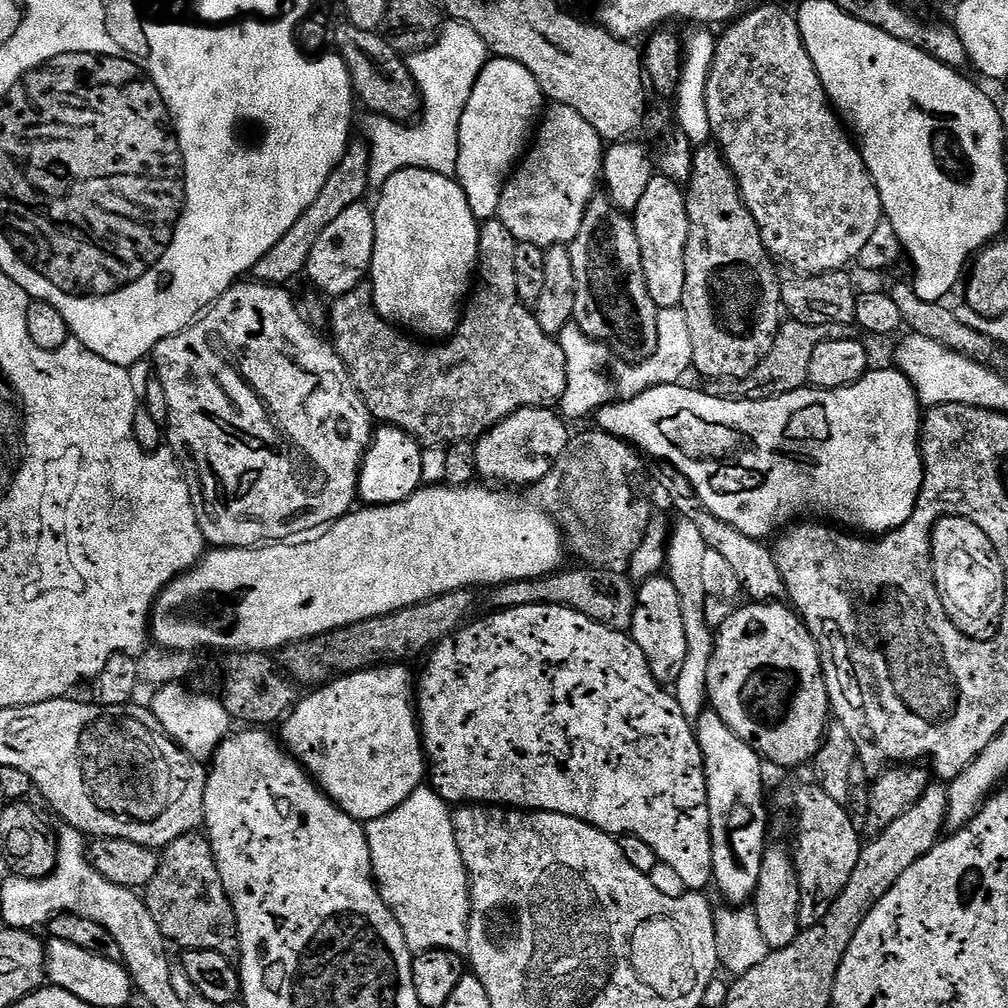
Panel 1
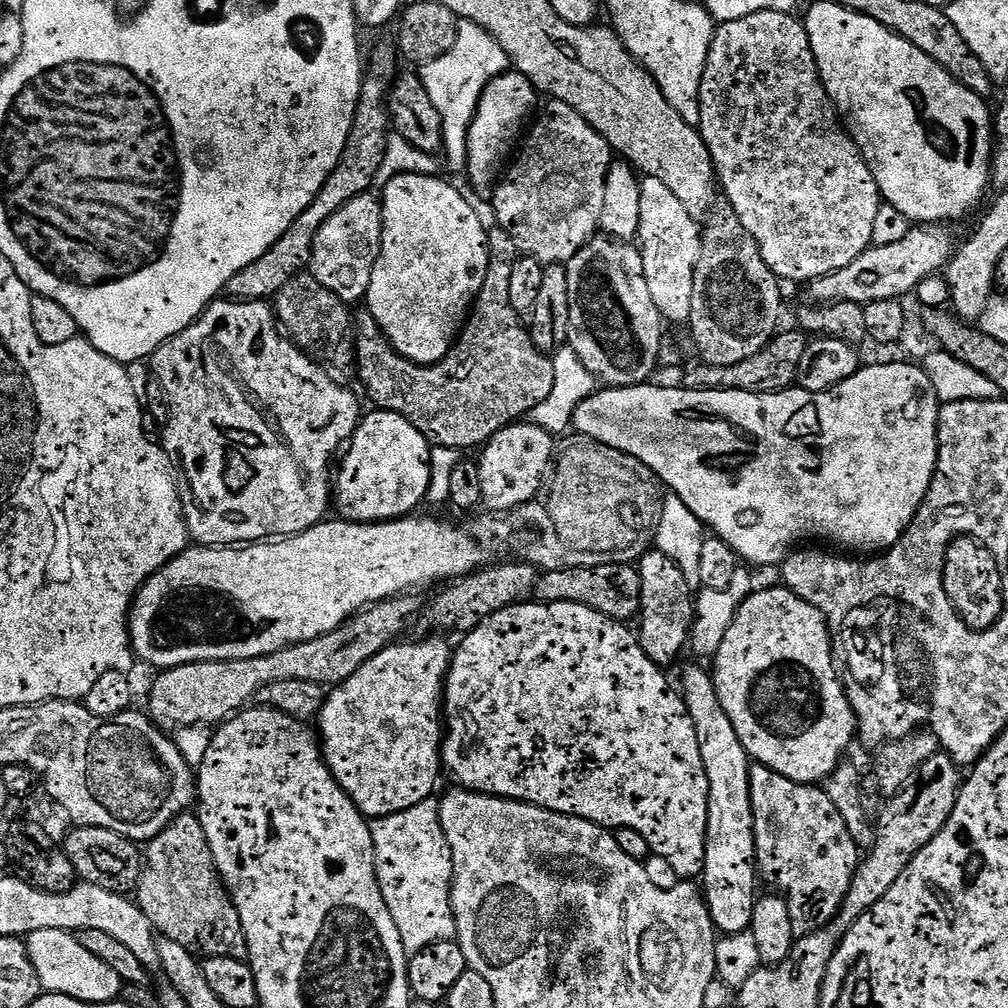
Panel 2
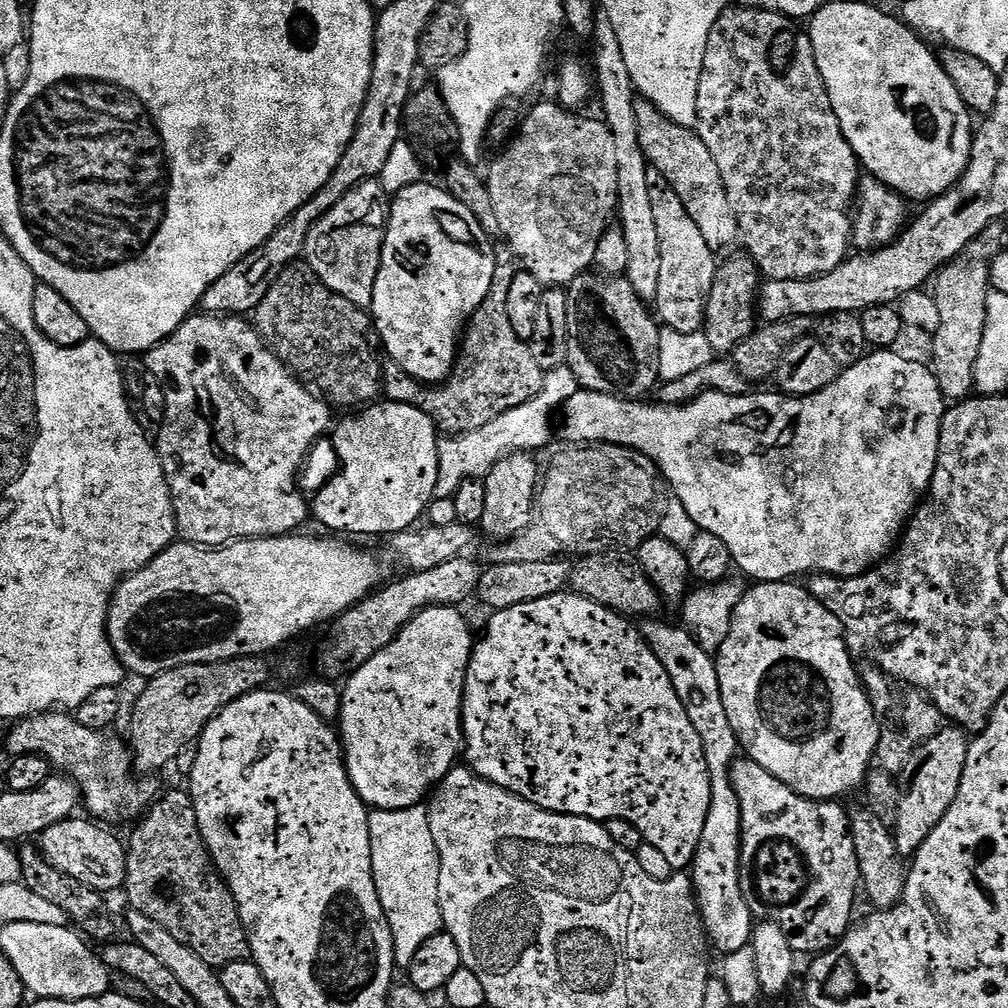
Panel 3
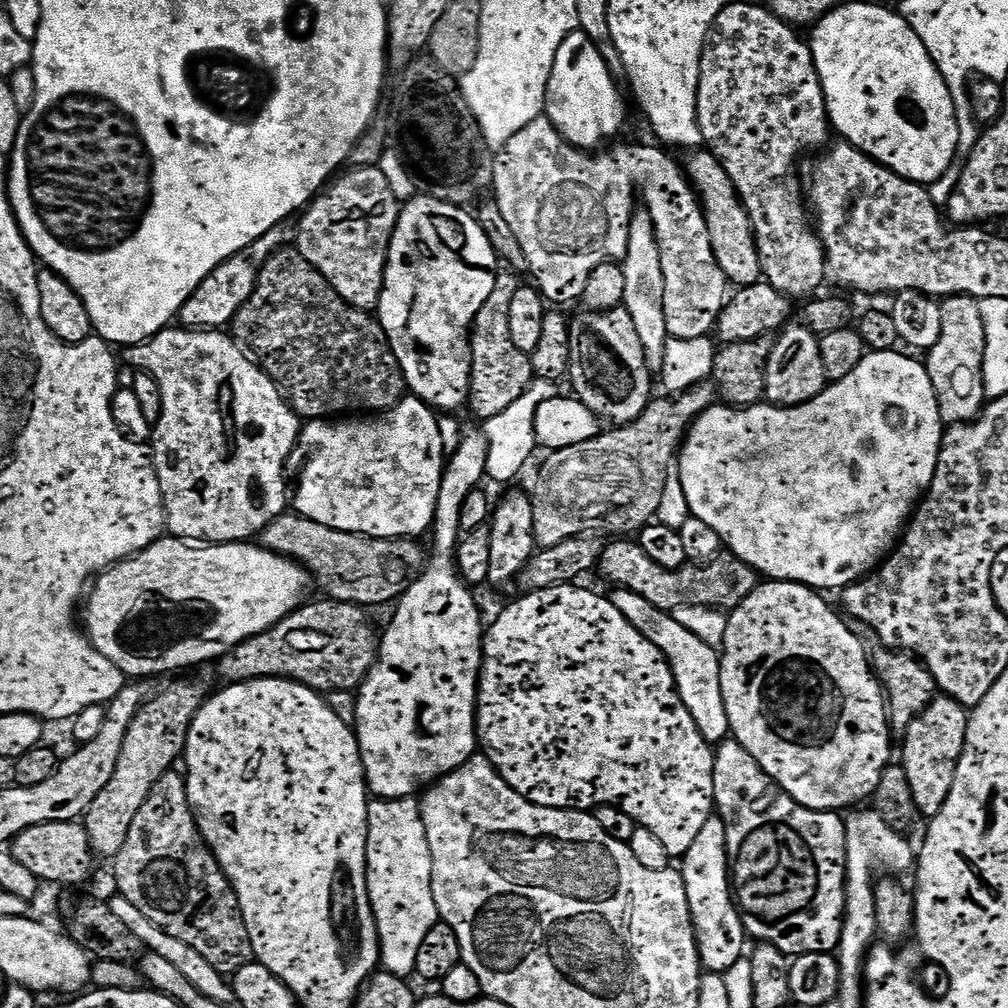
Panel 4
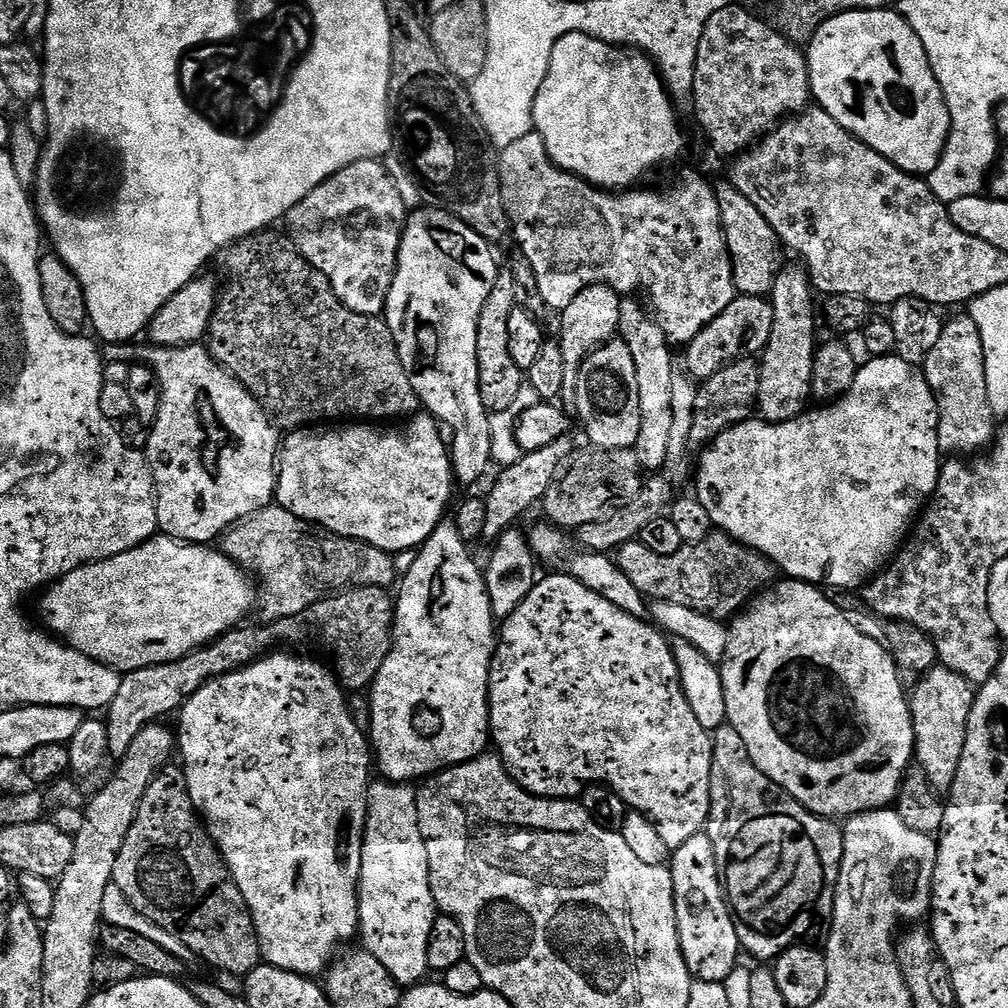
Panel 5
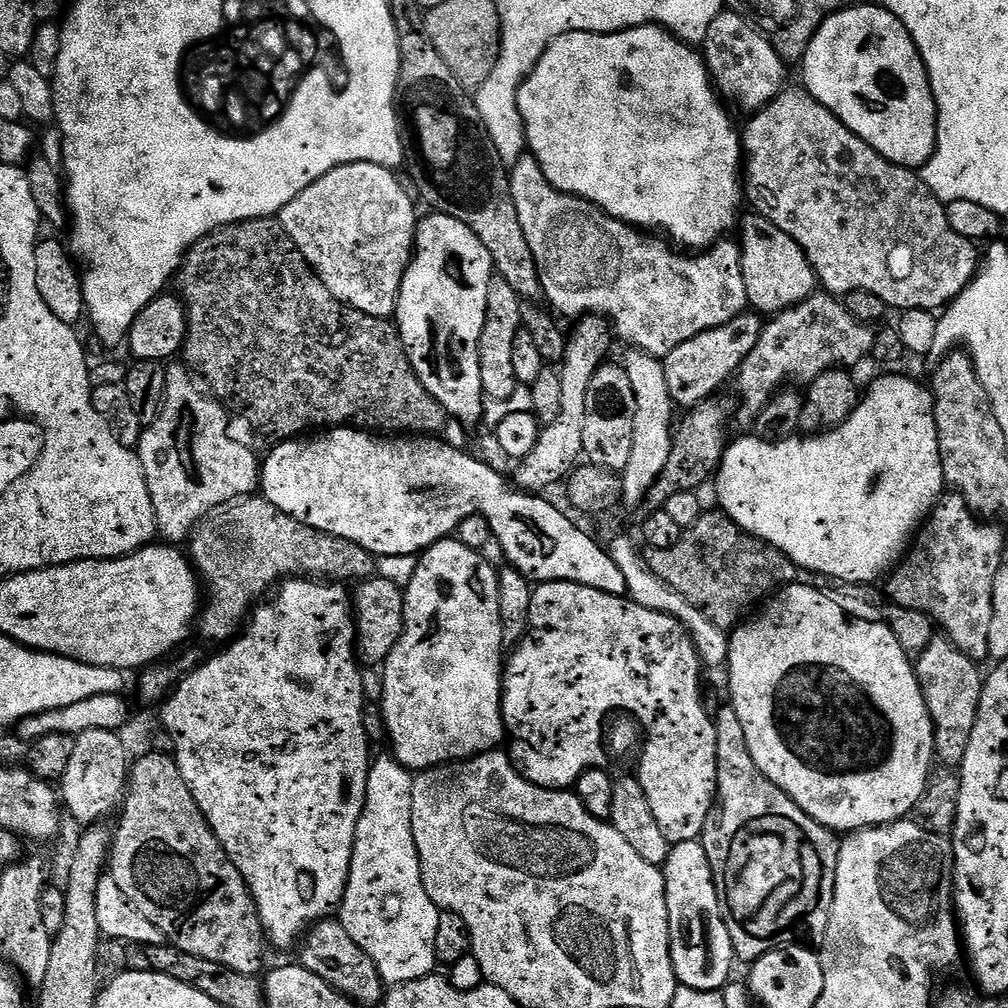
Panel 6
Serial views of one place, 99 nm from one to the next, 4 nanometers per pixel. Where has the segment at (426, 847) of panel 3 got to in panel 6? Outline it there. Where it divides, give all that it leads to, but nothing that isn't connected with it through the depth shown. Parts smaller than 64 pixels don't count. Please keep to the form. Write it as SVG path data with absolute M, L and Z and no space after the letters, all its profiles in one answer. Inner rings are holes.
M391 754L380 756L377 760L375 757L369 763L364 809L362 818L358 818L350 874L338 909L338 919L346 934L350 934L350 938L354 938L359 948L366 950L366 954L374 958L374 966L378 966L378 974L388 986L426 978L433 975L438 968L434 954L434 938L438 931L441 909L436 907L430 894L426 894L426 886L422 886L422 870L418 862L418 846L414 846L412 825L413 779L413 773L403 768Z

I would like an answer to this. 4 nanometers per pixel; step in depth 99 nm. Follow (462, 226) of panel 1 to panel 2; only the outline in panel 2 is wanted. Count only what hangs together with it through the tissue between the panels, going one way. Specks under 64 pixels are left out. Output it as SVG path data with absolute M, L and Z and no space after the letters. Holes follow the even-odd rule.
M439 175L395 176L382 192L382 242L374 274L366 297L367 311L371 312L384 337L391 342L399 356L415 364L436 364L452 349L468 318L476 296L486 282L488 269L488 233L486 224L468 205L468 200L456 188L451 188Z

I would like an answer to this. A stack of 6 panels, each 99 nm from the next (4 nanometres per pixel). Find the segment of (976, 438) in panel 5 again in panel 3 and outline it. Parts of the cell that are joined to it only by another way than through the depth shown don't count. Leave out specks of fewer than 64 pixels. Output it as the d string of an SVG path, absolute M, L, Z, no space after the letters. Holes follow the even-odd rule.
M997 222L986 226L982 234L970 242L965 252L960 253L951 264L944 265L934 277L934 297L938 304L939 319L941 325L930 336L932 341L932 360L930 367L936 374L936 381L942 390L945 401L959 402L969 399L973 395L976 386L976 363L978 362L978 350L982 350L982 334L986 330L986 298L990 291L990 265L996 256L1005 251L1003 223Z

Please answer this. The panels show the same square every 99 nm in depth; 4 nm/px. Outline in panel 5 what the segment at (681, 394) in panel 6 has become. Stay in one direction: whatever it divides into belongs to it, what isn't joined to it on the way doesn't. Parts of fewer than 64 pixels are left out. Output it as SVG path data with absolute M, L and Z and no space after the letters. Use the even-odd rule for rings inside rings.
M737 295L730 306L726 306L726 310L722 310L722 314L714 318L714 322L710 322L693 340L688 341L683 349L683 371L696 382L706 381L732 360L752 358L763 353L770 342L770 330L774 330L774 310L771 303L763 296Z

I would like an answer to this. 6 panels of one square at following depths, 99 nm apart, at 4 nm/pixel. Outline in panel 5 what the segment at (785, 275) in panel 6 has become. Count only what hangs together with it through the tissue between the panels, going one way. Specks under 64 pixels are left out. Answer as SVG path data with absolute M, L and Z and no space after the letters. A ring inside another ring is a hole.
M731 182L717 183L715 190L722 214L724 241L732 259L732 273L737 293L741 296L767 297L782 267L780 261L782 245L778 234L770 226L770 222L762 218L762 210L758 210Z

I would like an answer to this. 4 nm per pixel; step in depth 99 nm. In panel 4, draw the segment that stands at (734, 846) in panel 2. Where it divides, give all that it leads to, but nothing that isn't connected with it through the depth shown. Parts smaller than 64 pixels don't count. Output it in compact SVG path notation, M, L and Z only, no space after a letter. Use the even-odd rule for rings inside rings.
M613 587L611 591L610 599L614 610L618 610L618 614L622 614L622 618L626 618L626 622L630 622L630 626L634 626L638 634L654 642L656 649L668 660L678 694L686 710L690 710L690 718L694 718L702 738L706 738L706 742L713 746L729 739L732 727L730 718L726 718L726 706L722 702L720 652L706 646L702 638L690 634L690 630L679 624L672 613L658 610L658 606L646 602L646 598L641 598L639 594L617 587ZM713 814L702 826L698 838L682 857L682 871L686 886L686 902L690 906L692 925L696 927L696 945L700 955L700 966L704 972L723 974L745 955L744 917L734 899L730 879L730 857L726 842L726 826L719 815Z

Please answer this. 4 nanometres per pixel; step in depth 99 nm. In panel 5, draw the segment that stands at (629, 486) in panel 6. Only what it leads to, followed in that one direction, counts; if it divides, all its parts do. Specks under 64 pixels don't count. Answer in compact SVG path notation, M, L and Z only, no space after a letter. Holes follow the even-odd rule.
M636 298L621 299L618 336L626 342L626 346L630 346L630 354L634 357L634 371L638 378L640 433L635 446L638 462L641 469L660 470L666 462L669 433L673 425L673 397L670 392L671 382L676 372L672 365L674 348L663 328L650 315L649 309L645 305L644 308Z

